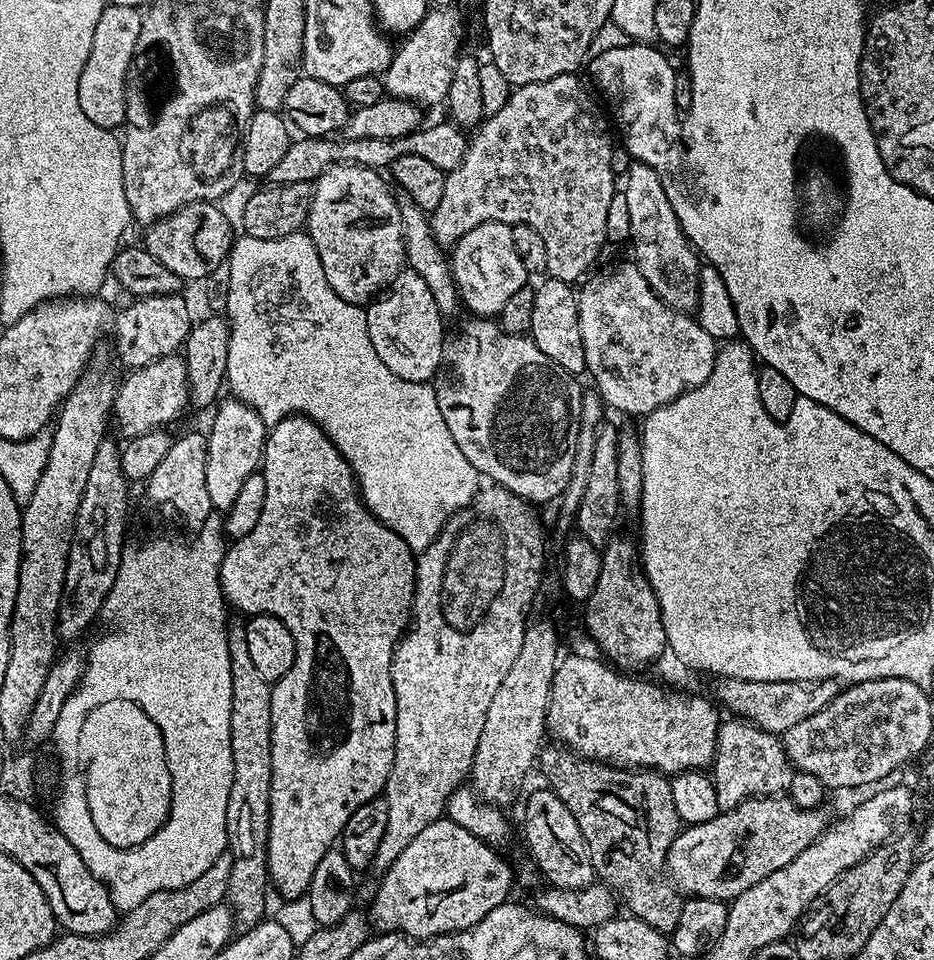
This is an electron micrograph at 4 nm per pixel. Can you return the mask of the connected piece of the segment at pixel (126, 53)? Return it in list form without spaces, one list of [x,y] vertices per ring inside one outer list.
[[[110,2],[104,6],[94,28],[91,54],[87,56],[78,80],[78,106],[81,107],[82,114],[99,128],[114,130],[124,124],[125,78],[133,60],[138,34],[141,33],[142,20],[143,13],[139,9]]]

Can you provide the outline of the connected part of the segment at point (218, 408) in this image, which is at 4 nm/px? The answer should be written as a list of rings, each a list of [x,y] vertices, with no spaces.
[[[221,399],[215,405],[216,417],[212,420],[212,429],[207,429],[206,432],[206,489],[213,509],[220,514],[228,512],[230,506],[234,506],[246,478],[250,478],[250,474],[261,467],[266,435],[266,425],[253,408],[246,406],[241,400],[227,399]]]

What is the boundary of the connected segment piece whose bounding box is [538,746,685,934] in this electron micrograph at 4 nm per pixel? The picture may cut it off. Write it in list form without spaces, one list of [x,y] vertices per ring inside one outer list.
[[[564,746],[545,747],[538,757],[539,767],[544,767],[548,775],[547,787],[552,789],[562,802],[566,802],[566,810],[574,814],[574,822],[578,822],[578,830],[582,830],[582,838],[590,850],[592,865],[596,871],[596,880],[612,889],[622,901],[629,913],[637,916],[646,926],[654,926],[654,930],[671,934],[678,926],[678,918],[682,915],[685,897],[672,883],[666,869],[668,867],[668,851],[674,838],[680,835],[682,825],[678,818],[678,810],[674,810],[674,794],[672,781],[667,775],[655,770],[639,770],[631,772],[628,766],[613,766],[608,762],[593,762],[577,756],[575,752]]]

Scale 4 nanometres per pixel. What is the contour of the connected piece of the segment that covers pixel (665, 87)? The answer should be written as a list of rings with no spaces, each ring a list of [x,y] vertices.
[[[630,42],[626,46],[619,47],[617,49],[606,50],[603,54],[598,54],[591,57],[588,67],[590,66],[590,74],[601,92],[604,94],[616,120],[616,124],[619,130],[623,133],[622,138],[626,146],[627,152],[632,156],[630,157],[637,163],[642,163],[650,166],[652,169],[658,171],[658,176],[662,180],[663,190],[667,192],[668,184],[673,184],[676,180],[676,176],[681,176],[684,173],[686,167],[686,160],[688,154],[686,152],[686,128],[684,126],[683,117],[679,112],[676,101],[674,99],[674,82],[676,78],[677,69],[673,67],[671,62],[656,48],[648,42]]]

